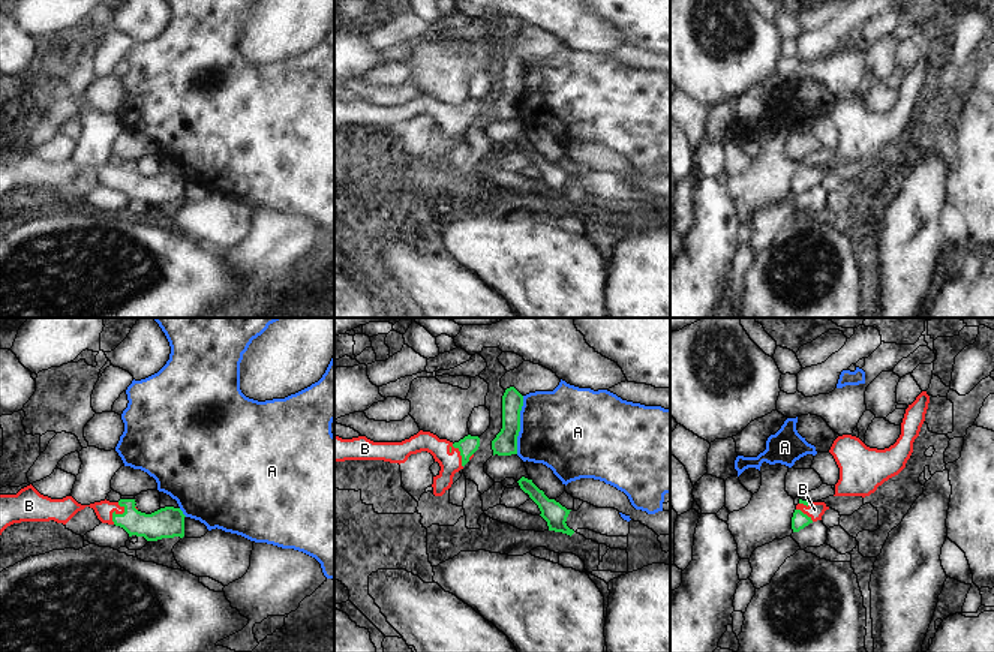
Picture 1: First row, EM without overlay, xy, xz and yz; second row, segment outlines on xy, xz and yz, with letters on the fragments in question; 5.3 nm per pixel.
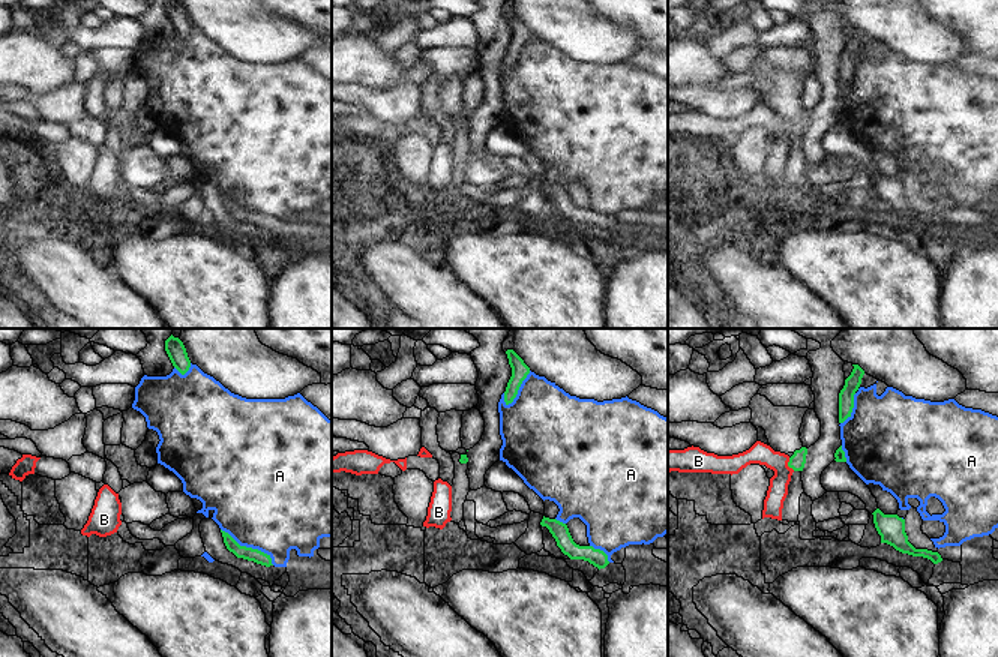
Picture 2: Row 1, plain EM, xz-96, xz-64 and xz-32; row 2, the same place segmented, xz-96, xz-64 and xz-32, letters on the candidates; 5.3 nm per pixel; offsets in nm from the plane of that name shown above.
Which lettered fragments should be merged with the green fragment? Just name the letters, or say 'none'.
B

